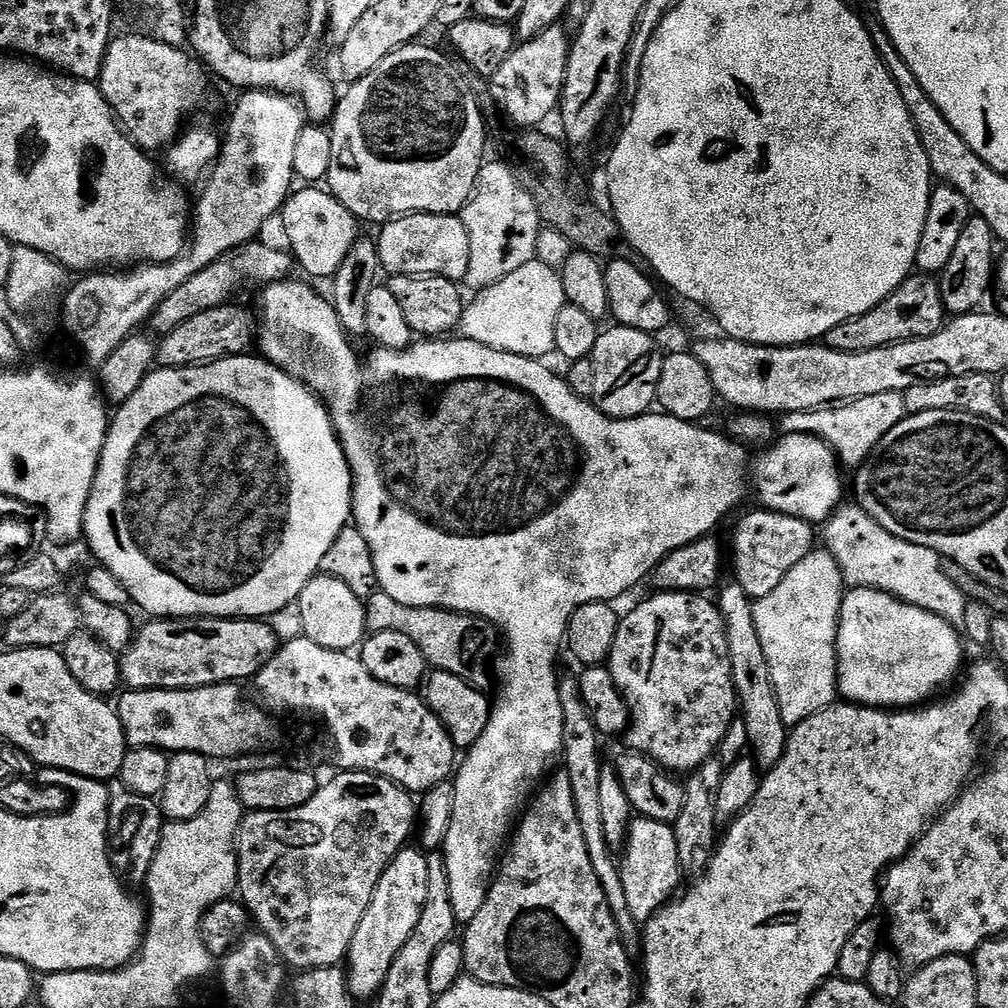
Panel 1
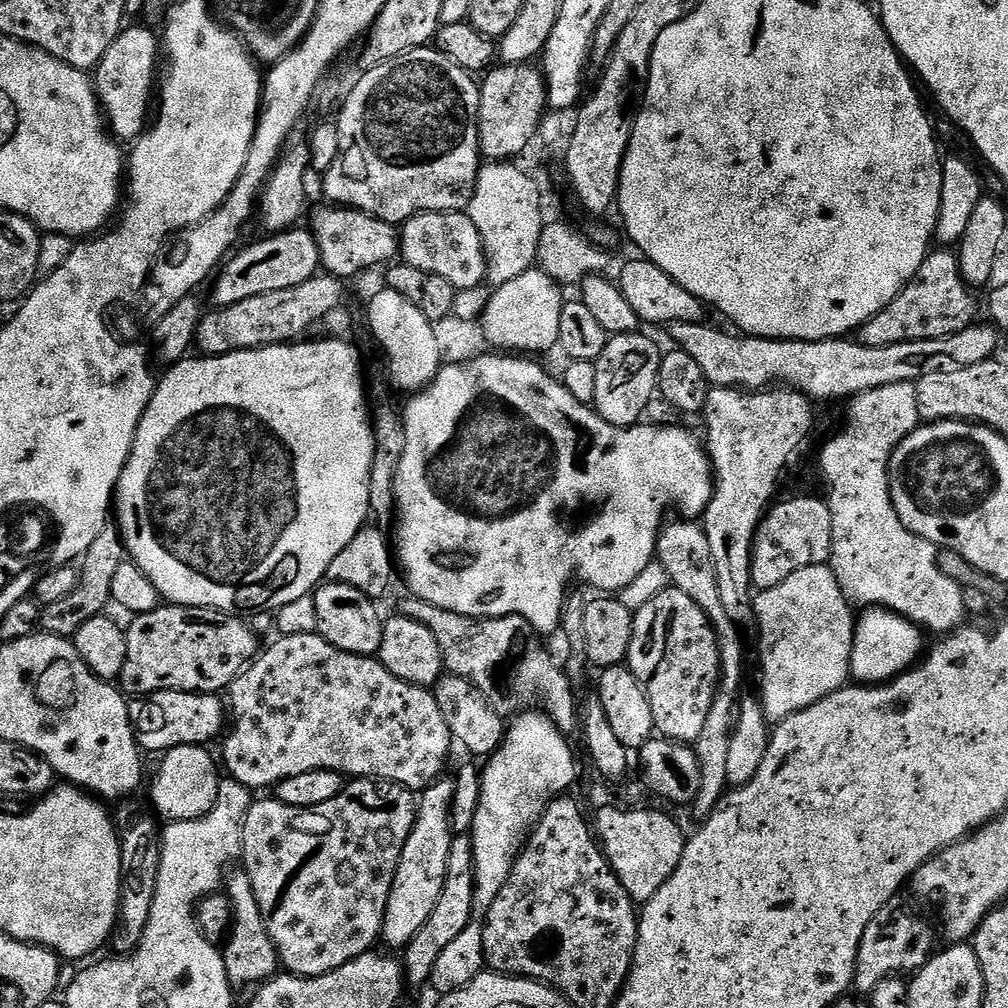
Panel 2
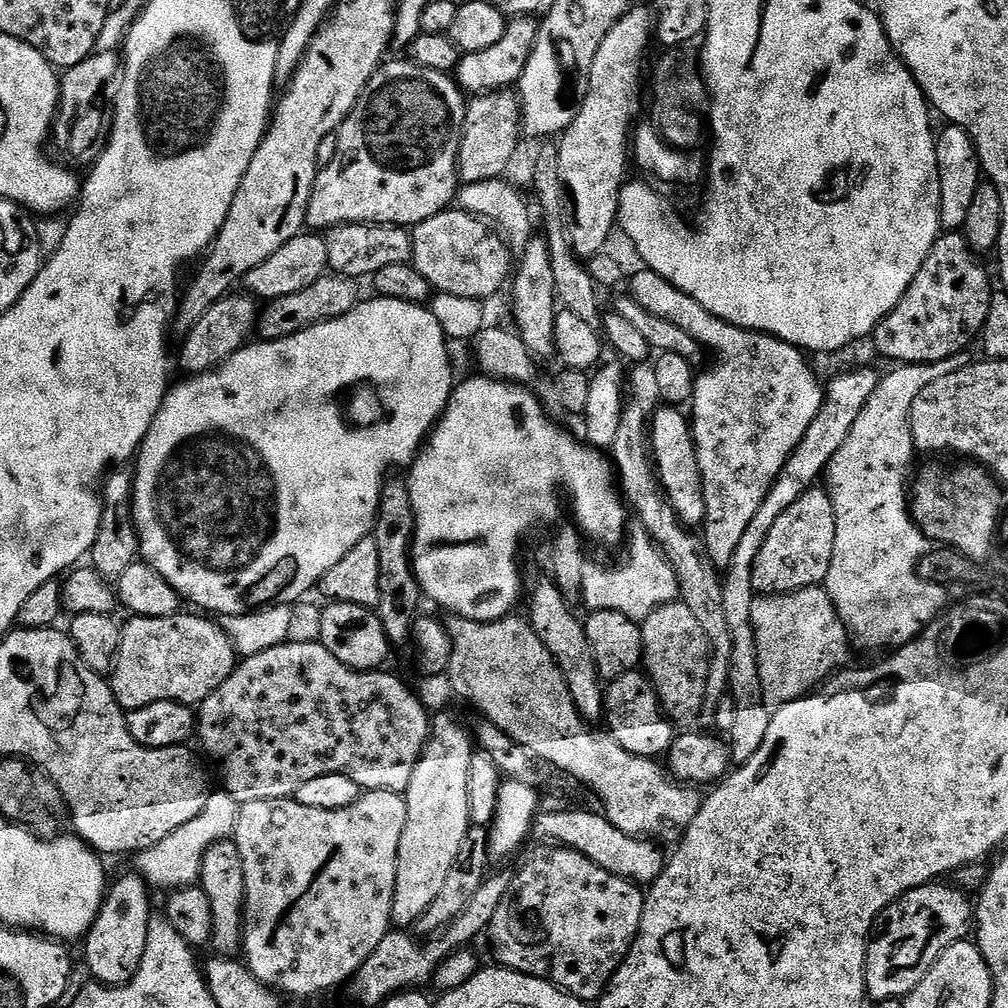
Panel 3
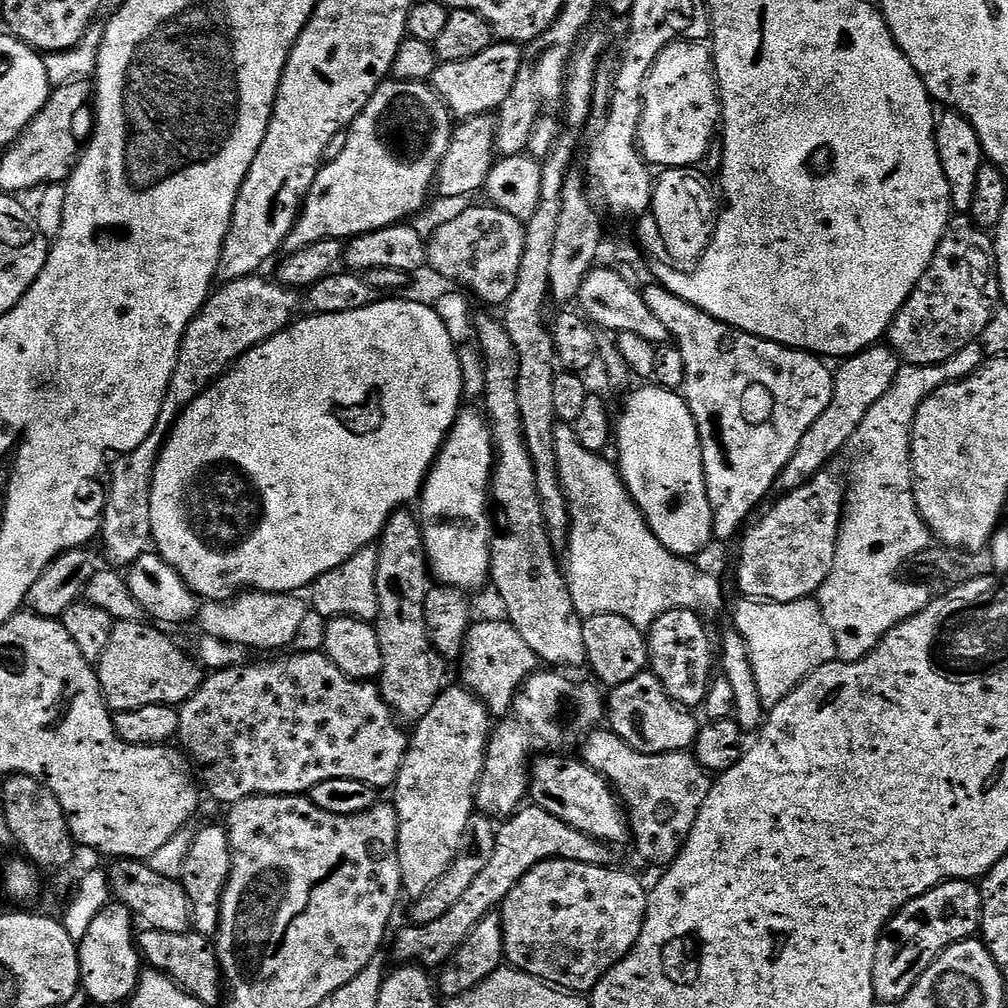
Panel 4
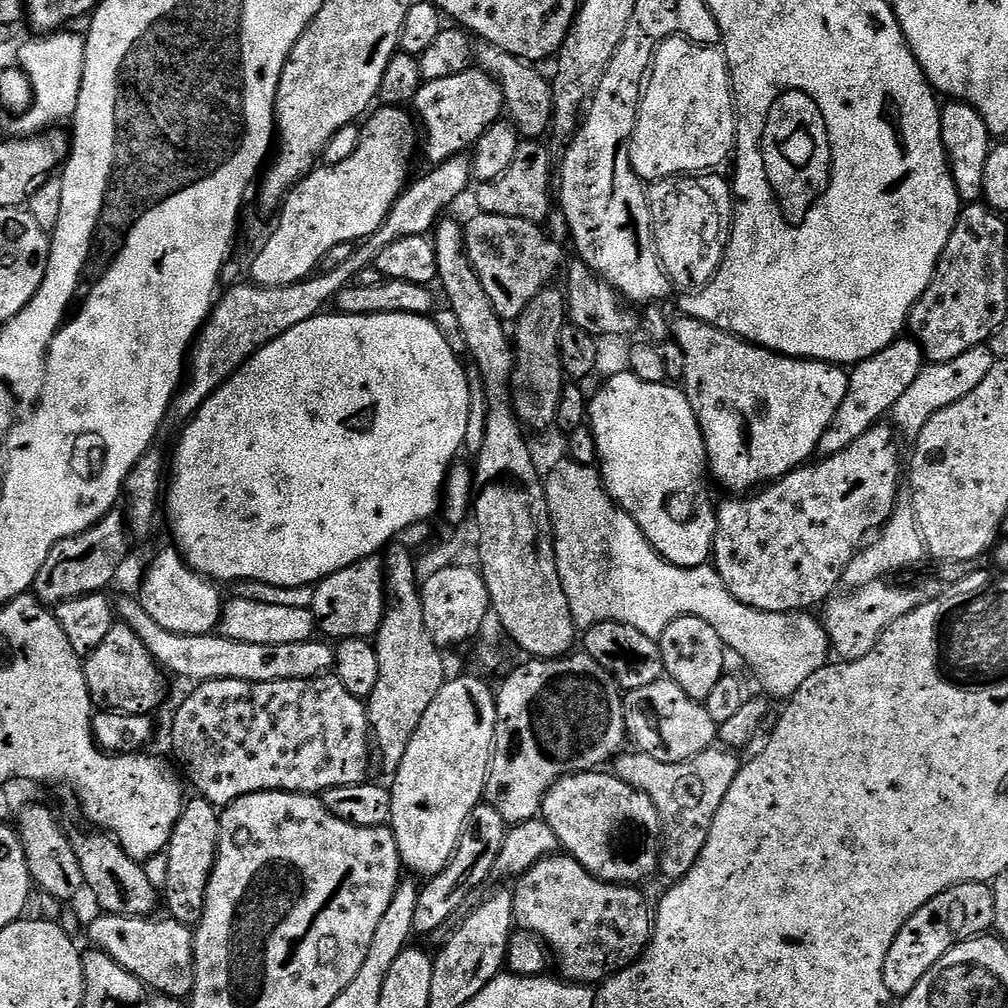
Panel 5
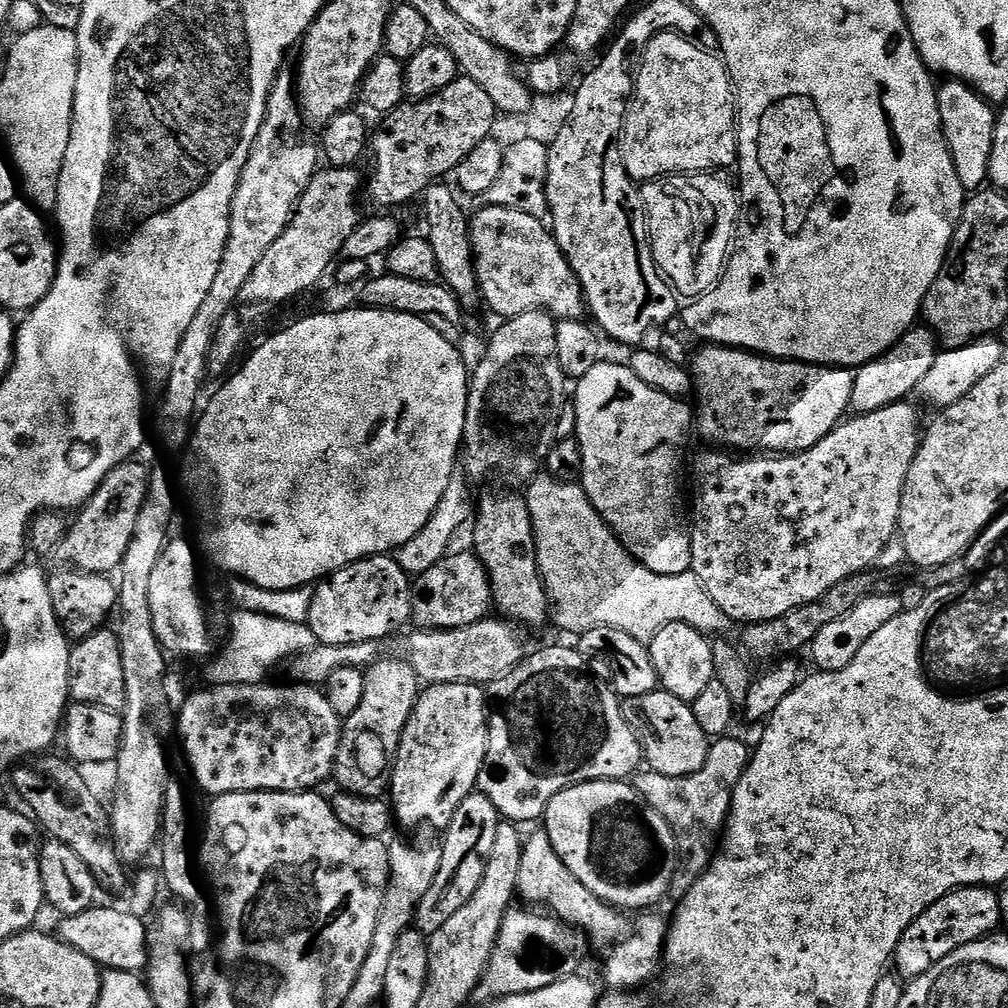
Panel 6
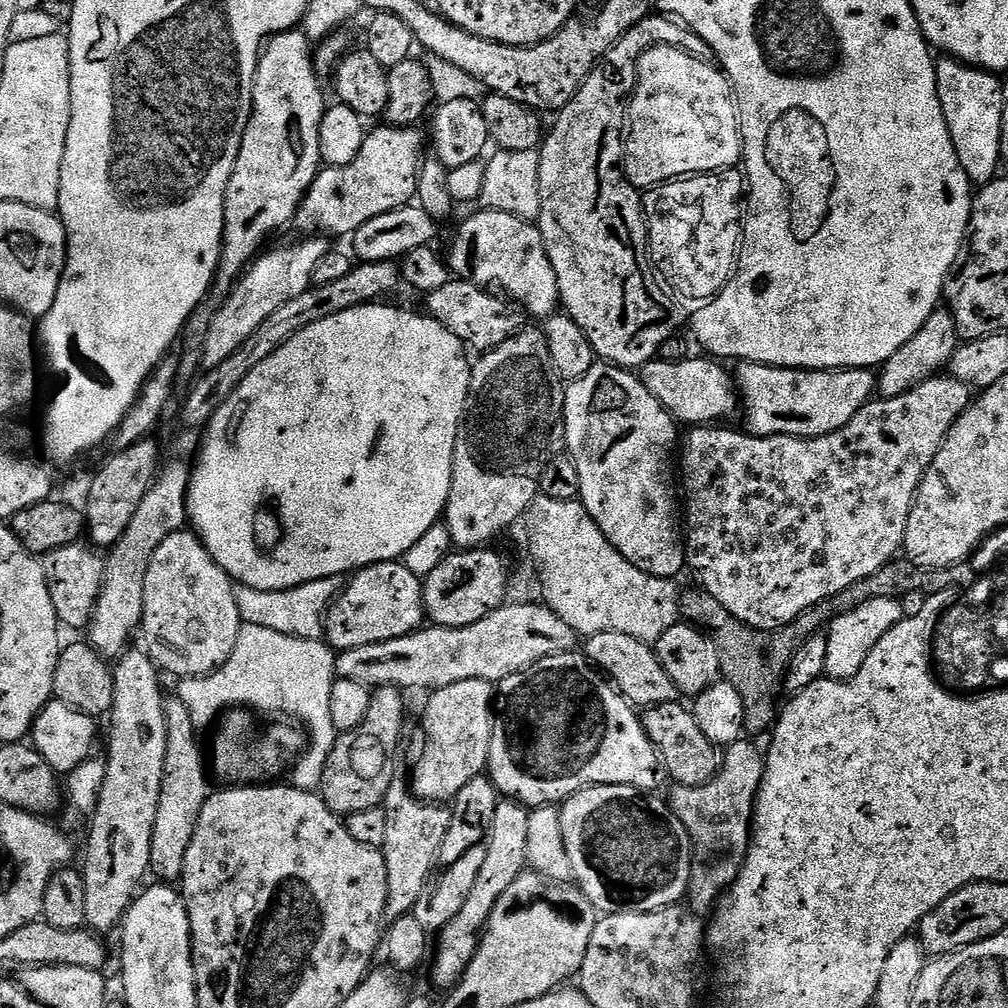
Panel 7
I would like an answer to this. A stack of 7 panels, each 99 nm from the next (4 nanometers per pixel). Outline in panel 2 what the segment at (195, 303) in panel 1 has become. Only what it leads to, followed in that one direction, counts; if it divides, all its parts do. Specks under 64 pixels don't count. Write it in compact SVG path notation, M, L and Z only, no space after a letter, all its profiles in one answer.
M293 226L287 232L265 235L263 237L265 240L260 240L249 248L242 250L240 248L219 269L215 277L217 280L212 288L212 300L216 304L213 305L217 309L229 308L238 302L246 302L248 298L258 298L258 294L274 294L278 290L290 290L294 286L302 286L302 282L317 275L321 271L321 266L316 239L312 237L307 227L300 227Z

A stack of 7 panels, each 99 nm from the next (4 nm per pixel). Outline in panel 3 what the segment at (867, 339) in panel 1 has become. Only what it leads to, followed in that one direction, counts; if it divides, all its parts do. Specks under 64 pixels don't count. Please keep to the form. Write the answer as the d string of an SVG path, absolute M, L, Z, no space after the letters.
M948 230L937 236L926 262L922 262L922 270L918 270L914 282L910 282L906 294L902 294L898 306L894 306L894 310L890 310L890 314L886 314L886 318L882 318L882 322L873 330L870 343L886 359L896 360L892 362L897 365L937 364L961 355L965 351L963 348L981 335L994 295L992 280L980 265L980 260L981 257L968 245L963 231Z

